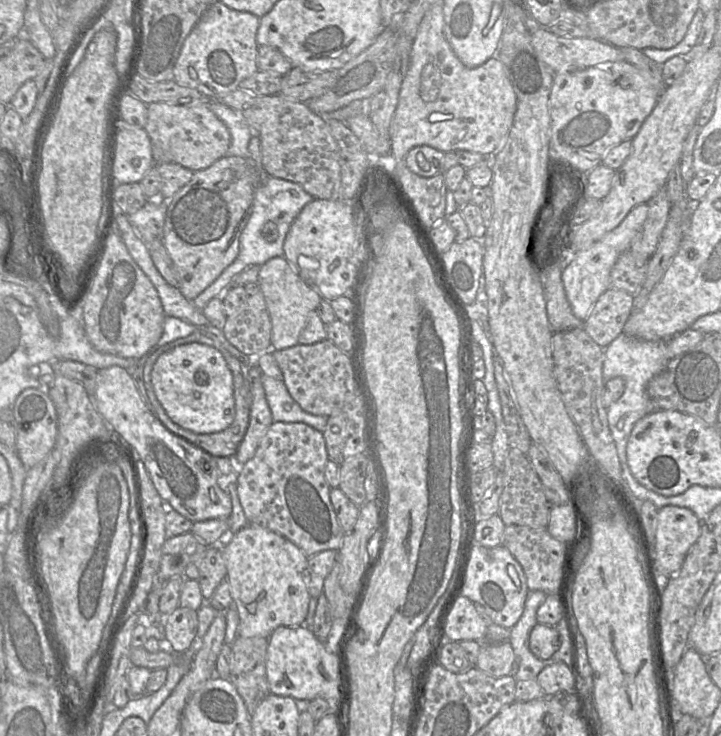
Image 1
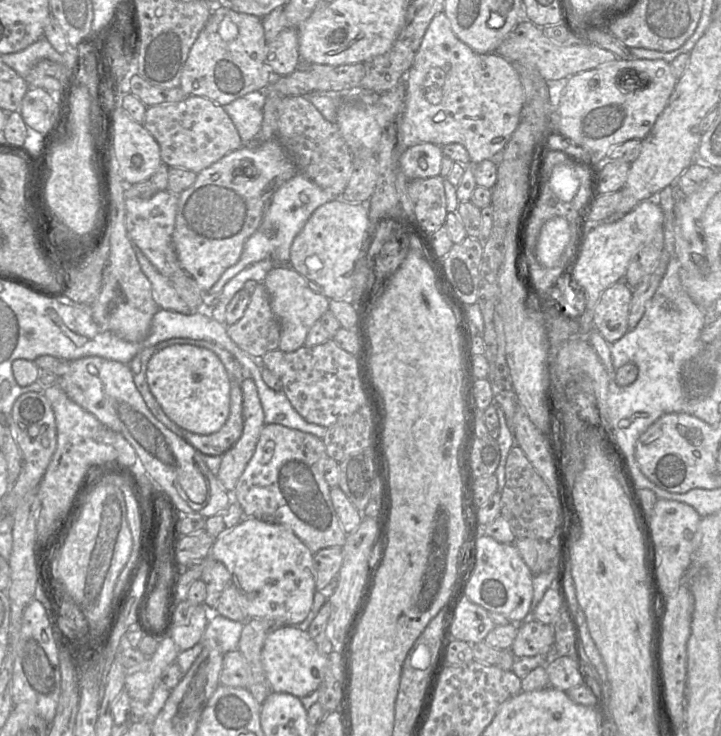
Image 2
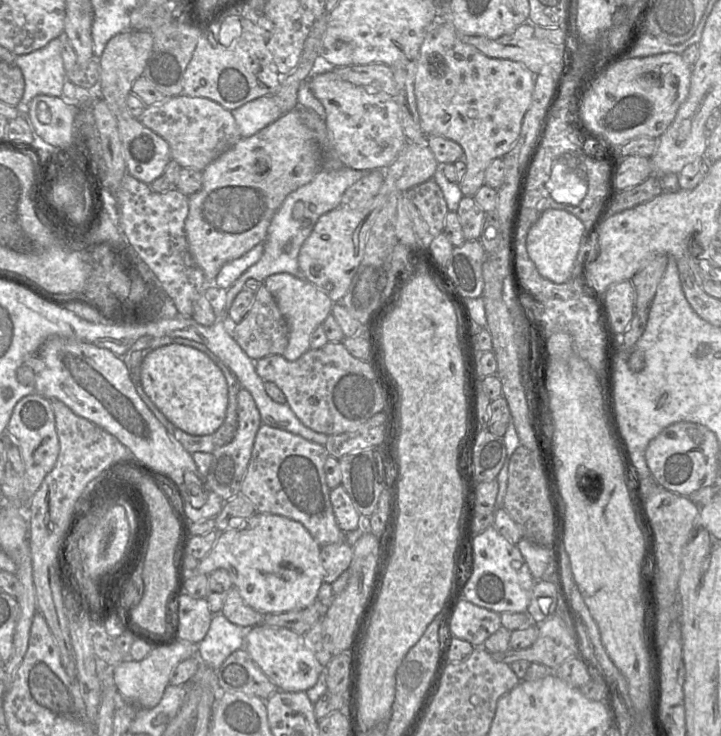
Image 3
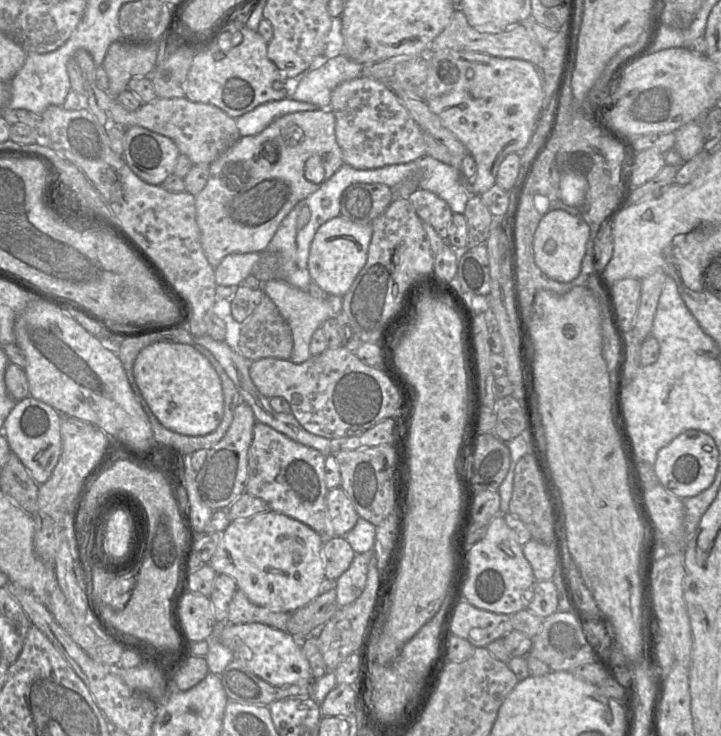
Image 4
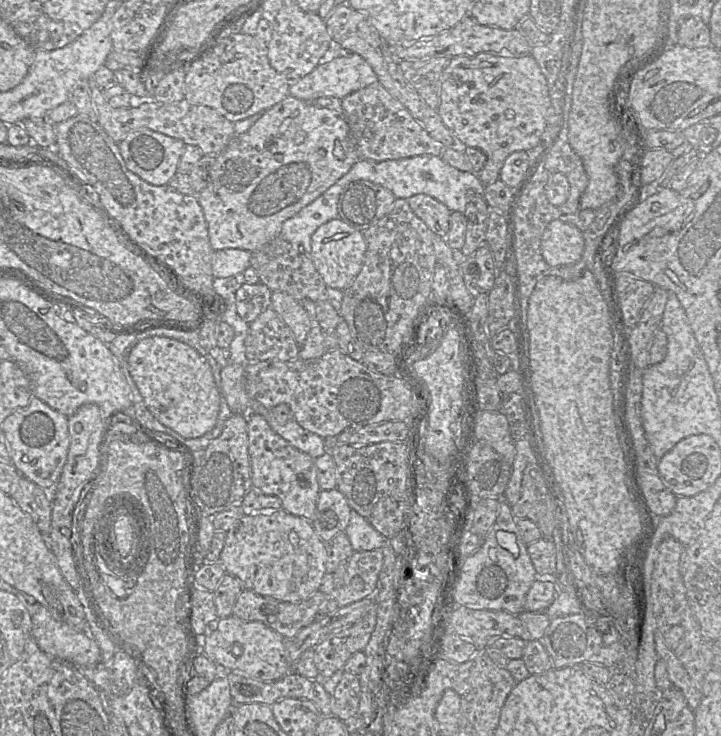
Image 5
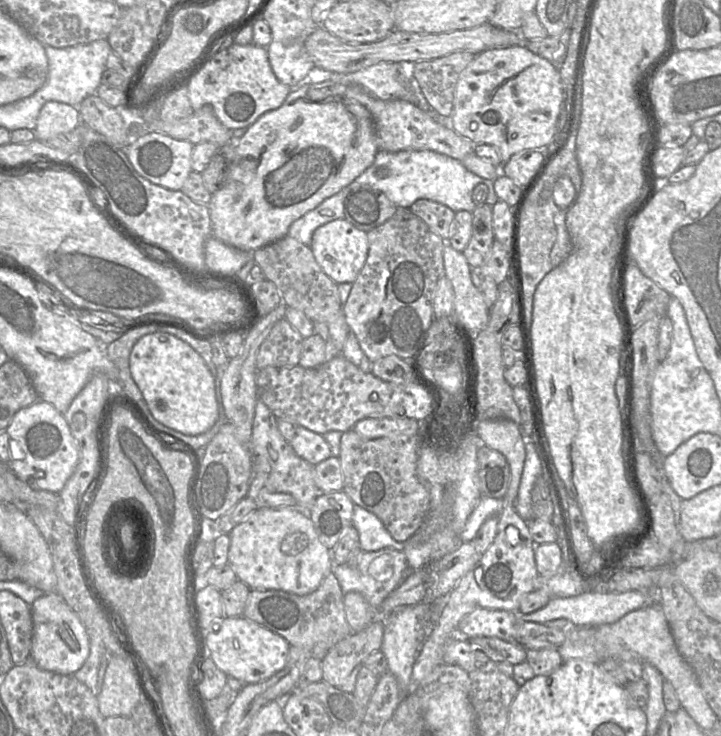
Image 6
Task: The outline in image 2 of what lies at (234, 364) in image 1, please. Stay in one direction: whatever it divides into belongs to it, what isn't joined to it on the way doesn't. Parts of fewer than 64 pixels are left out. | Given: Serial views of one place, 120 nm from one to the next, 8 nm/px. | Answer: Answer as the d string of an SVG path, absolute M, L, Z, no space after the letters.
M230 380L230 413L225 424L215 433L200 435L179 429L181 438L205 455L222 456L240 438L243 430L241 382Z

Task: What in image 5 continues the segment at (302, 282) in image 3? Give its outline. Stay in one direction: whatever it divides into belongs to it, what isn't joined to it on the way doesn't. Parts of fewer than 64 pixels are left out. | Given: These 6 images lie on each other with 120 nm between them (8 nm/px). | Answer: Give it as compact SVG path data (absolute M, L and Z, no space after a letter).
M273 291L271 307L290 328L301 348L313 327L313 323L303 308L301 301L294 299L286 293Z

